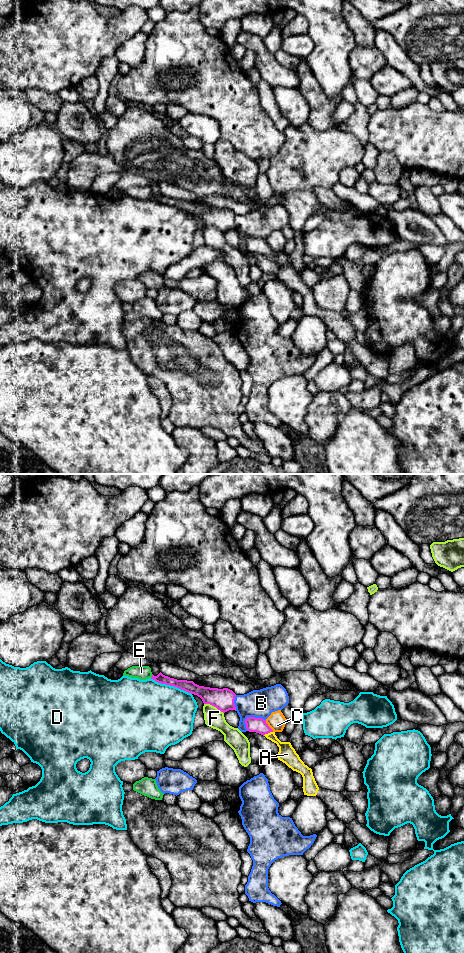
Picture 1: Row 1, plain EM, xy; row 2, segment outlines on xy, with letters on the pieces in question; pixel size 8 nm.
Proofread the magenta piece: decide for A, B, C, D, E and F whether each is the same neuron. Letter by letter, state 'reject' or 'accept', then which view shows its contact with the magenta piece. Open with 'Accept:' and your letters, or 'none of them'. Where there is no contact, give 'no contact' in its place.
Accept: A
A: accept; meets magenta in xy
B: reject; meets magenta in xy
C: reject; meets magenta in xy
D: reject; meets magenta in xy
E: reject; meets magenta in xy
F: reject; meets magenta in xy

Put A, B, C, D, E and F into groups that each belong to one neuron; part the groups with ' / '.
A / B / C / D / E / F

